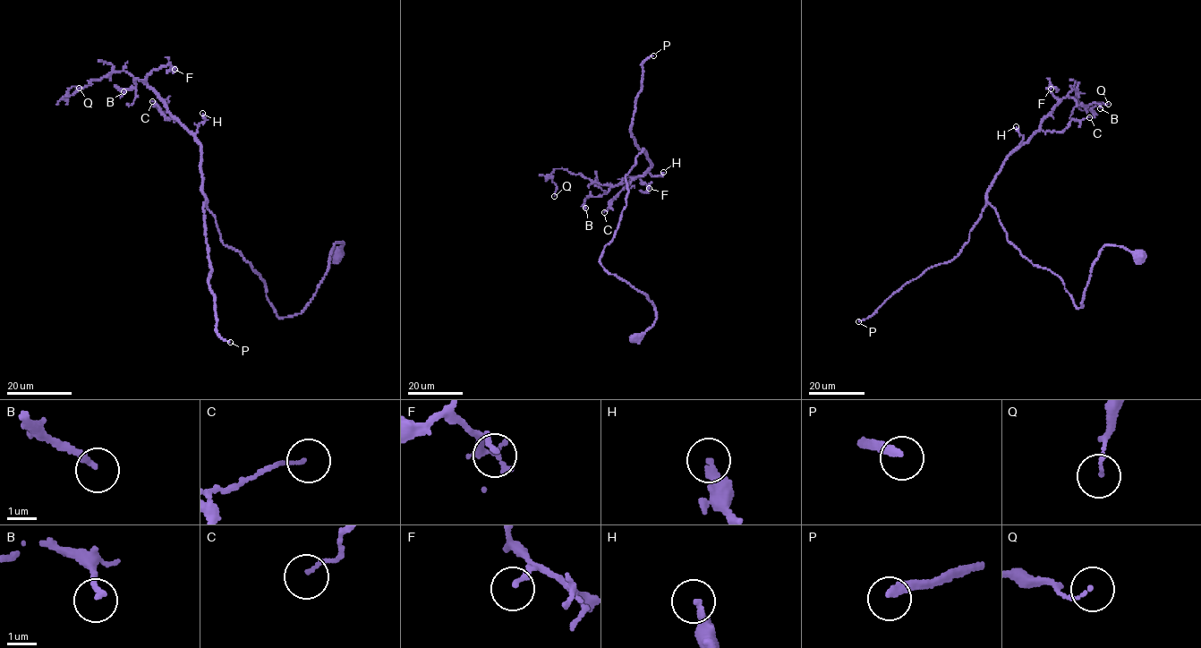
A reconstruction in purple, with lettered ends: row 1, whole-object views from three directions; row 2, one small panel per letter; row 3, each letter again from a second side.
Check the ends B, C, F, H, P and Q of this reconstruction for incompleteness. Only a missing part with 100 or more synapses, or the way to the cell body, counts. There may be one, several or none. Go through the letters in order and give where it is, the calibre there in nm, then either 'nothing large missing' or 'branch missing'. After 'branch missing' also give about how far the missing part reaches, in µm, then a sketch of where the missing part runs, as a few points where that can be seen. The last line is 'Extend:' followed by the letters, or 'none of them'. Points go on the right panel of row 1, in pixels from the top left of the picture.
B: at (1100, 108); 160 nm thick; nothing large missing
C: at (1089, 117); 110 nm thick; nothing large missing
F: at (1051, 89); 170 nm thick; nothing large missing
H: at (1016, 126); 280 nm thick; nothing large missing
P: at (858, 321); 200 nm thick; branch missing; about 80 µm are missing; missing branch runs (858, 321), (841, 319), (826, 304), (833, 281), (815, 293), (819, 280), (852, 267)
Q: at (1108, 104); 110 nm thick; nothing large missing
Extend: P

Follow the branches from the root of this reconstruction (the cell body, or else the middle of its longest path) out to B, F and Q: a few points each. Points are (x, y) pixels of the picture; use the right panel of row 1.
B: (1141, 257), (1104, 245), (1077, 308), (1058, 276), (1009, 242), (986, 200), (1005, 158), (1061, 99), (1100, 108)
F: (1141, 257), (1104, 245), (1077, 308), (1058, 276), (1009, 242), (987, 191), (1055, 106), (1051, 89)
Q: (1141, 257), (1104, 245), (1077, 308), (986, 200), (1005, 158), (1072, 89), (1081, 110), (1108, 104)

